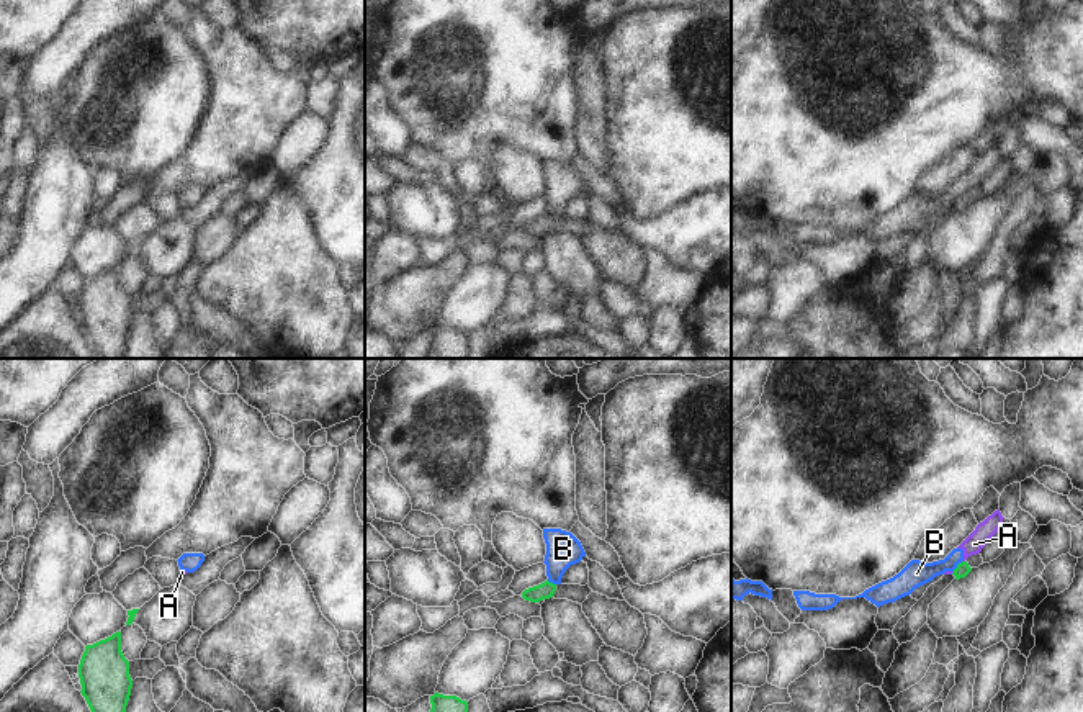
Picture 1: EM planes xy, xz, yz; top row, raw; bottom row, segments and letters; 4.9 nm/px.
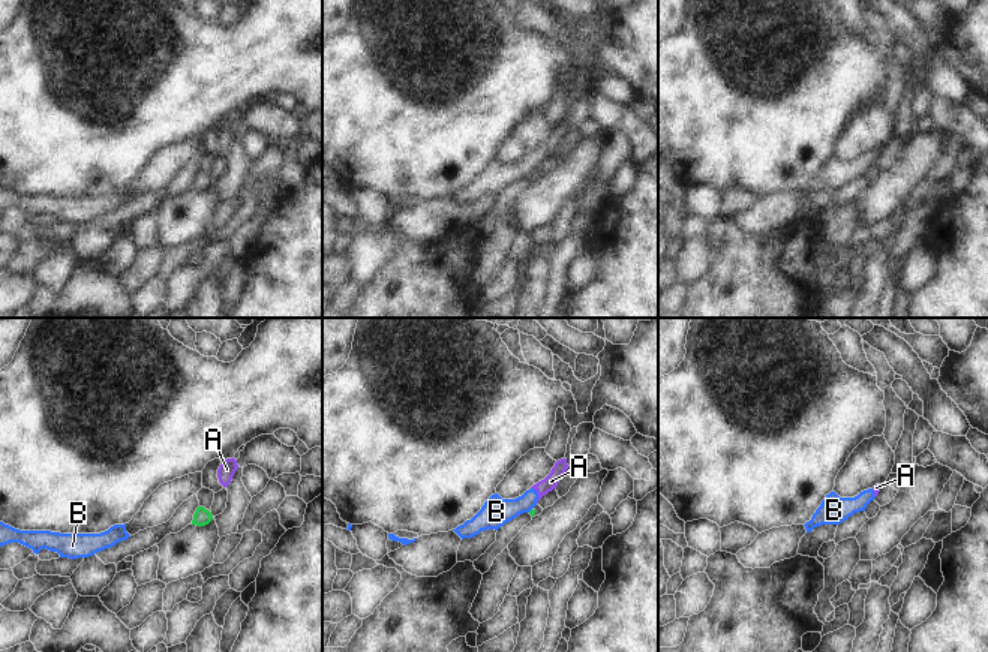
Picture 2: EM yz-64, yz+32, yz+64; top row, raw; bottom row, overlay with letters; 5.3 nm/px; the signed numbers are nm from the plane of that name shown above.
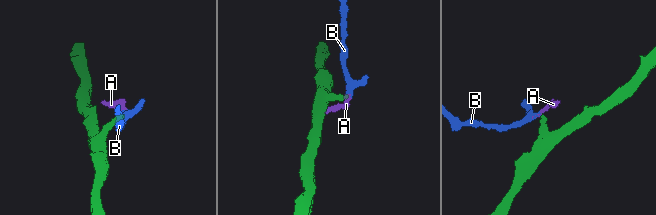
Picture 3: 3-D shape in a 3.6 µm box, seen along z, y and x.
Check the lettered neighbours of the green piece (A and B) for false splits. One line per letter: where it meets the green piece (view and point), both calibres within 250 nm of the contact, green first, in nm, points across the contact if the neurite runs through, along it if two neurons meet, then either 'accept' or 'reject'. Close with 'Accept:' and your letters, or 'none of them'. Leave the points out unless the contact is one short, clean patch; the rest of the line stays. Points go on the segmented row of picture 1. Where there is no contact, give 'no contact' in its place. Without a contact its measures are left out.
A: no contact; reject
B: meets green in yz at (957, 565); 70 nm thick on the green side, 130 nm on the other; border along yz (962, 562), (952, 570); reject
Accept: none of them

